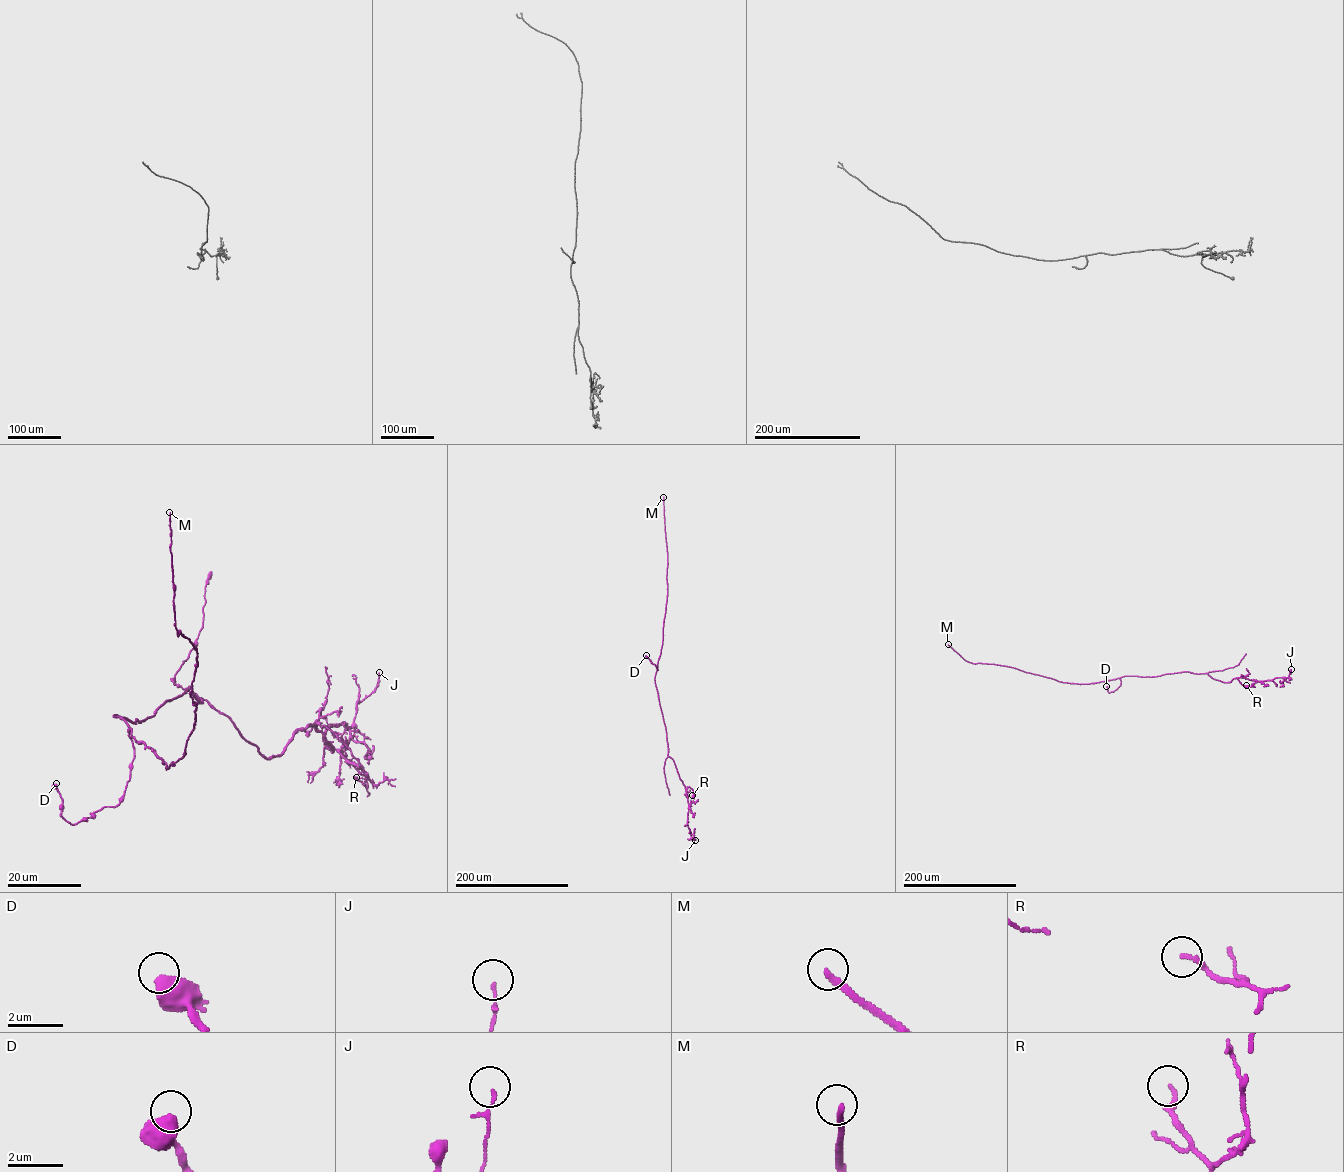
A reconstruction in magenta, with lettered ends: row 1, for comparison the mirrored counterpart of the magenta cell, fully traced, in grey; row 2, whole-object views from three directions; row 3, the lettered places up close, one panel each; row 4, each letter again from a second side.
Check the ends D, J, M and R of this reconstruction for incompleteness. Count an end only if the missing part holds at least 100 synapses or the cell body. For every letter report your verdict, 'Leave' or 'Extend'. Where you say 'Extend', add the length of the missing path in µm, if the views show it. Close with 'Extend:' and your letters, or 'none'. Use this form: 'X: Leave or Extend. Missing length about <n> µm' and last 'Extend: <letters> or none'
D: Leave
J: Leave
M: Extend. Missing length about 350 µm
R: Leave
Extend: M

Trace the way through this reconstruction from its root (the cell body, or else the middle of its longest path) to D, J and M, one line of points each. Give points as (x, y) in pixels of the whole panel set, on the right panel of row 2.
D: (1125, 676), (1120, 678), (1120, 685), (1113, 691), (1109, 693), (1106, 686)
J: (1125, 676), (1151, 677), (1187, 671), (1207, 673), (1225, 682), (1240, 677), (1263, 681), (1288, 678), (1291, 669)
M: (1125, 676), (1085, 684), (1060, 682), (1007, 666), (968, 662), (948, 644)

